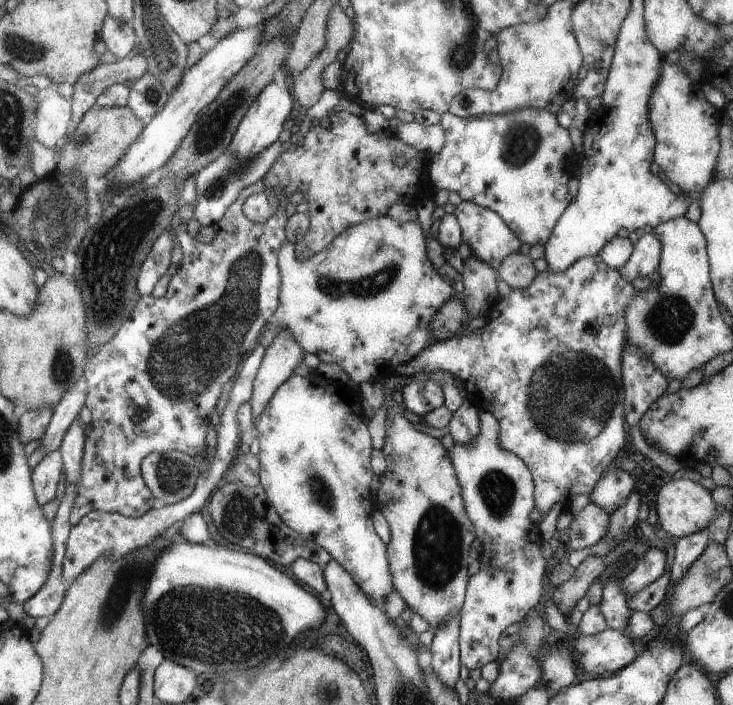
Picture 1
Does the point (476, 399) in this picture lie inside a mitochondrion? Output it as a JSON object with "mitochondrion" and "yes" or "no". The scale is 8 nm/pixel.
{"mitochondrion":"no"}

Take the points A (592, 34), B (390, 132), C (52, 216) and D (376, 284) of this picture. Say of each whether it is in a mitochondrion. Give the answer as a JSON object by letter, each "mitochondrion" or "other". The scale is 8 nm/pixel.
{"A":"mitochondrion","B":"other","C":"mitochondrion","D":"mitochondrion"}

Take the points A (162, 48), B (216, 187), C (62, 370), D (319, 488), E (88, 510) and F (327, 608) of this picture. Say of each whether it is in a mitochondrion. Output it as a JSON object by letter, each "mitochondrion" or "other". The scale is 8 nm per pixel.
{"A":"mitochondrion","B":"mitochondrion","C":"mitochondrion","D":"mitochondrion","E":"other","F":"other"}

